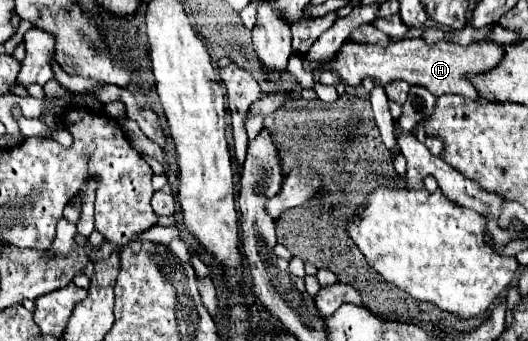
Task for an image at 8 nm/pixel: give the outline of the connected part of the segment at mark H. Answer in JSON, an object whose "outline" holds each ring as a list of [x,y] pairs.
{"outline":[[[402,38],[384,46],[364,46],[364,44],[344,44],[334,58],[334,72],[340,74],[344,84],[356,86],[362,78],[372,76],[378,84],[388,84],[390,80],[404,80],[410,86],[426,86],[434,96],[458,94],[470,100],[482,100],[480,92],[468,80],[470,74],[484,74],[494,70],[504,58],[504,48],[496,42],[472,42],[470,46],[460,44],[438,44],[426,46],[420,38]]]}

